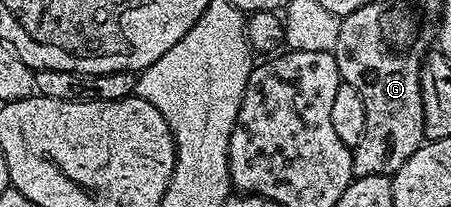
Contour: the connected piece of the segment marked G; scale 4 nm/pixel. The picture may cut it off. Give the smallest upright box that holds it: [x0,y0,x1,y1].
[333,37,425,178]

